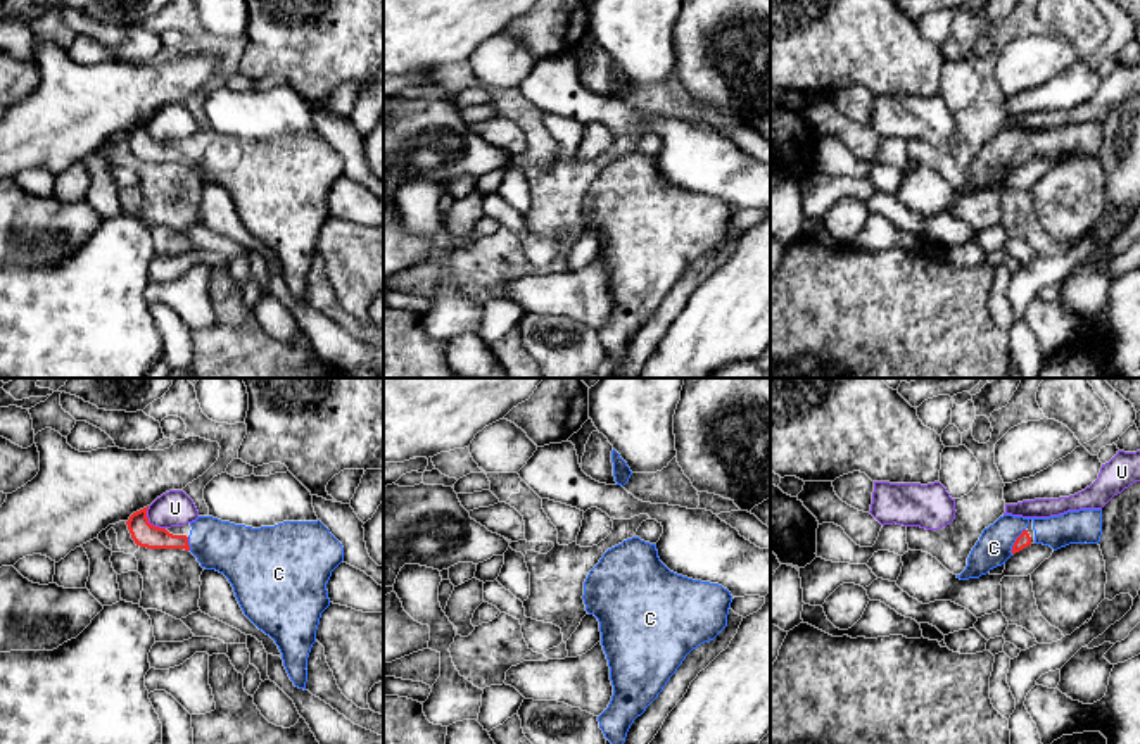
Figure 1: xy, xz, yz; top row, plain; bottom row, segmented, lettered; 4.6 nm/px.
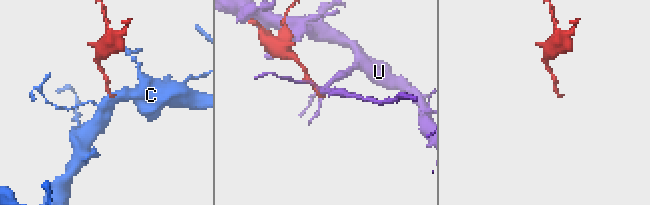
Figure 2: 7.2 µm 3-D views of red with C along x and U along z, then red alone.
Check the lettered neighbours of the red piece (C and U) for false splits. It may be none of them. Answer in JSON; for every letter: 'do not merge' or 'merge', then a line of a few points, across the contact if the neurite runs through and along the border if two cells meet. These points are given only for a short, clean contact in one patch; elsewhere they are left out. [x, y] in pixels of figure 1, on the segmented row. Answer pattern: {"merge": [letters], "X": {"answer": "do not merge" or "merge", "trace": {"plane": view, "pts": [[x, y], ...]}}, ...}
{"merge": ["C"], "C": {"answer": "merge", "trace": {"plane": "yz", "pts": [[1023, 541], [1014, 542], [999, 542], [994, 548]]}}, "U": {"answer": "do not merge"}}

